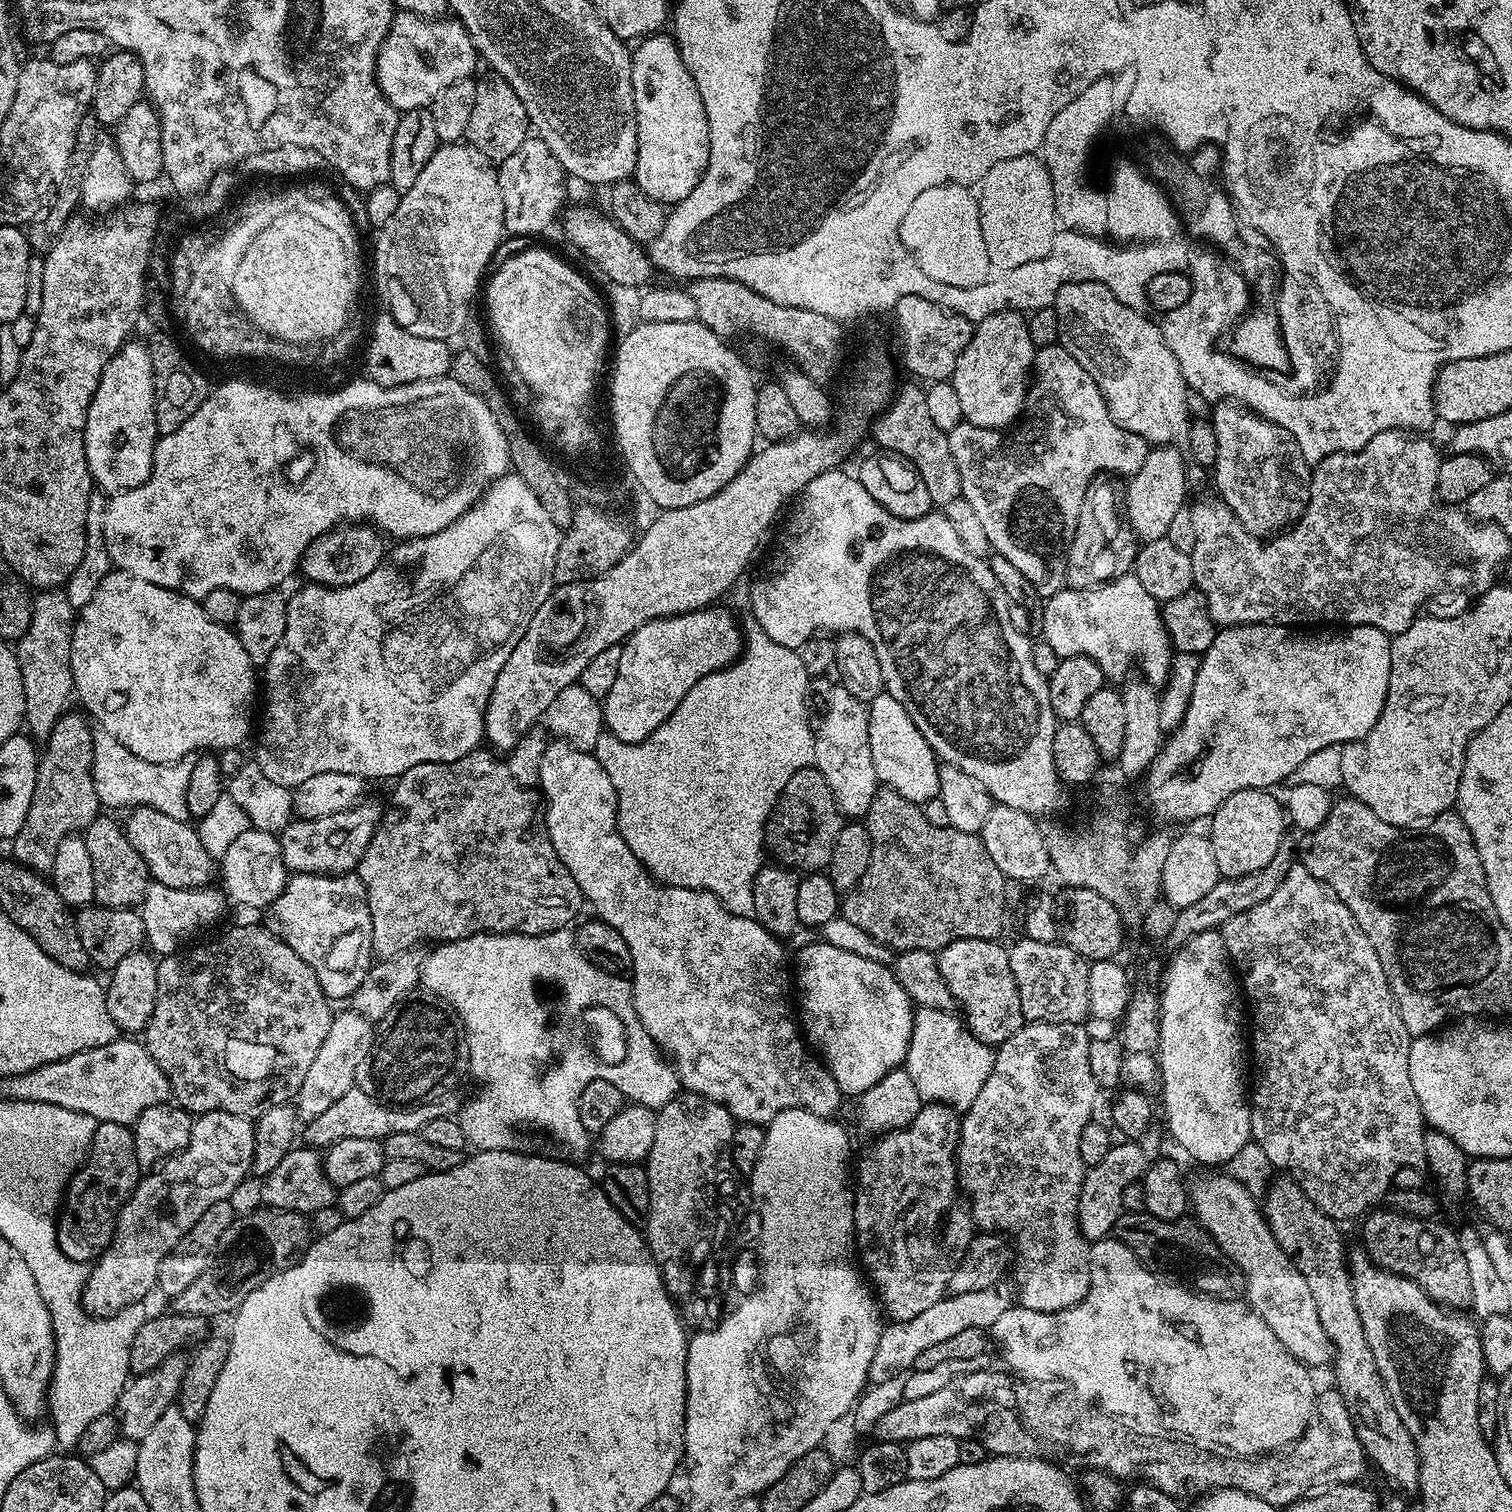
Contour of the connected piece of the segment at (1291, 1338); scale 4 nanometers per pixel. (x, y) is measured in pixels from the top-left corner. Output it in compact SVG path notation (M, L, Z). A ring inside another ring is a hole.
M1231 1174L1224 1176L1204 1176L1196 1185L1190 1188L1190 1208L1195 1219L1208 1231L1212 1241L1215 1242L1225 1256L1236 1265L1236 1269L1244 1276L1244 1296L1247 1303L1261 1316L1274 1330L1274 1335L1294 1358L1298 1358L1304 1364L1315 1366L1324 1364L1333 1359L1334 1353L1330 1338L1326 1336L1326 1330L1322 1330L1322 1322L1318 1318L1318 1306L1314 1306L1314 1294L1310 1294L1310 1286L1306 1286L1306 1278L1294 1266L1294 1262L1278 1246L1274 1234L1268 1229L1268 1223L1264 1220L1261 1205L1253 1193L1245 1187L1241 1180L1236 1180Z

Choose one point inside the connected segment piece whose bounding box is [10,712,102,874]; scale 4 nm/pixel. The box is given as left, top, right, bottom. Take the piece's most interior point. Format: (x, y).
(65, 802)

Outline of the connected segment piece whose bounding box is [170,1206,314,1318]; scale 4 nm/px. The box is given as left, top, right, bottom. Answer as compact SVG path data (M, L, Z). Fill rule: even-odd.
M261 1206L255 1212L241 1215L232 1221L226 1234L222 1234L211 1262L194 1278L190 1290L182 1290L182 1294L171 1297L171 1311L205 1318L235 1313L246 1294L258 1290L266 1278L295 1264L313 1239L314 1229L305 1213Z

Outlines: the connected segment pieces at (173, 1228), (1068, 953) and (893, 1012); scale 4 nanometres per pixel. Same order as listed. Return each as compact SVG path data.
M201 1112L193 1119L186 1147L169 1156L155 1170L149 1171L134 1194L130 1194L126 1206L122 1206L110 1246L91 1265L88 1273L82 1303L89 1316L112 1316L126 1306L141 1303L145 1299L143 1296L156 1288L158 1266L162 1266L162 1258L166 1258L166 1254L178 1246L190 1226L194 1226L194 1222L198 1222L198 1218L202 1218L202 1214L206 1214L214 1202L229 1199L234 1188L250 1176L255 1158L255 1128L255 1123L249 1117L229 1112Z
M1020 938L1016 945L1011 945L1008 957L1010 970L1014 970L1014 982L1018 986L1018 998L1022 1002L1025 1021L1037 1024L1084 1024L1089 1019L1089 961L1079 956L1073 948L1063 942L1034 942L1027 938Z
M813 942L799 949L794 956L794 988L798 993L798 1004L804 1007L802 1028L813 1045L824 1047L823 1063L828 1073L838 1082L845 1097L858 1098L874 1082L886 1078L895 1068L901 1067L908 1057L914 1005L902 990L895 971L887 964L879 964L859 957L825 942Z

